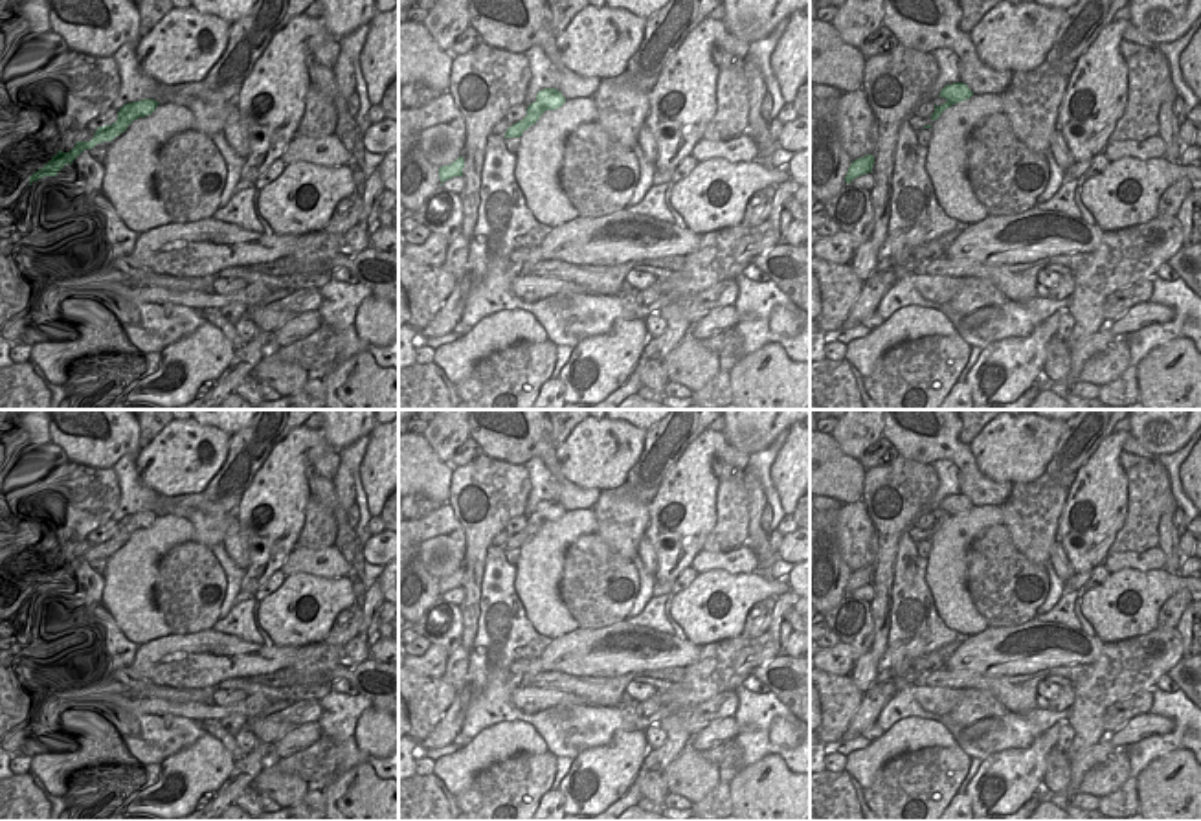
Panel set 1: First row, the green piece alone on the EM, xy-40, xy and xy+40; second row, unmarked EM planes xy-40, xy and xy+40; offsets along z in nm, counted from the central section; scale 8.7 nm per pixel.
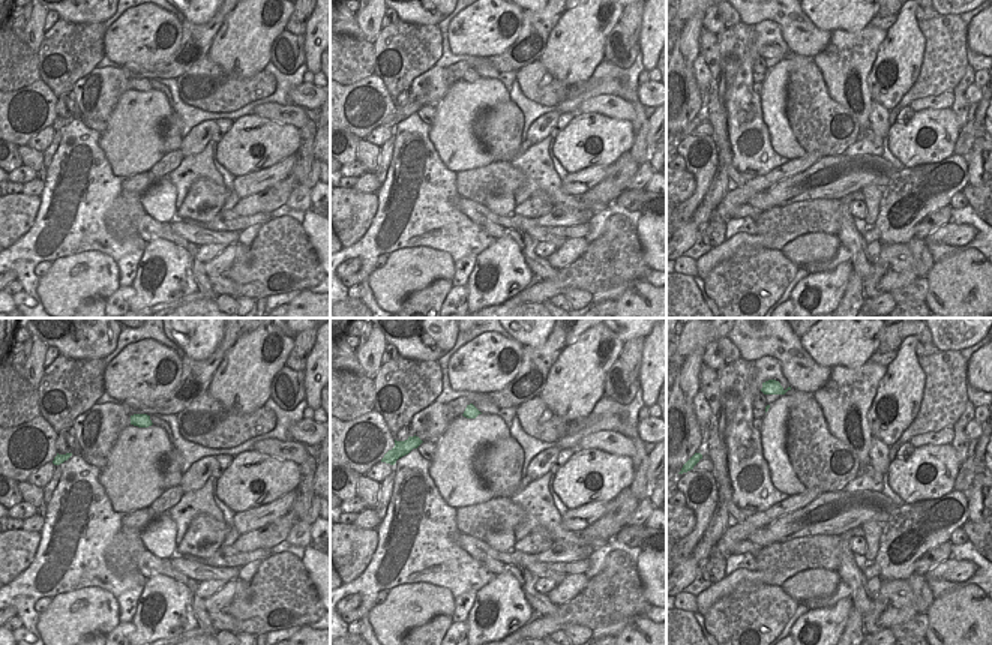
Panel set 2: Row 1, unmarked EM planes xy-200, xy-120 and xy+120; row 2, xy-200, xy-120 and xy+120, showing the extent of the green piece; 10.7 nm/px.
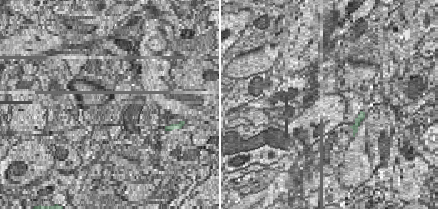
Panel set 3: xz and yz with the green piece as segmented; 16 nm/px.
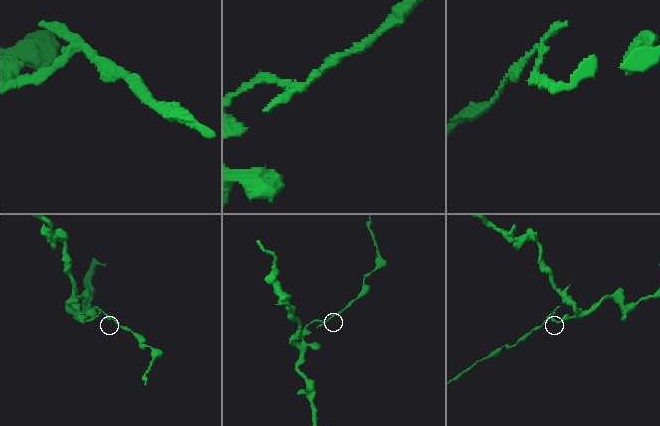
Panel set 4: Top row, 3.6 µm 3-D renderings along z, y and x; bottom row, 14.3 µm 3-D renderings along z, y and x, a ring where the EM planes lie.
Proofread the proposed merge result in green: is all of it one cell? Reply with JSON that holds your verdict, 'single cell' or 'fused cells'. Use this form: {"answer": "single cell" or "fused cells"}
{"answer": "fused cells"}

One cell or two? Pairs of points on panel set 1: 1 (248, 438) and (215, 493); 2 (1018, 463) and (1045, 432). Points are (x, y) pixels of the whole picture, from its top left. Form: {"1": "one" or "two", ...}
{"1": "one", "2": "one"}

